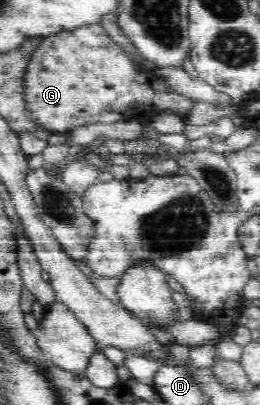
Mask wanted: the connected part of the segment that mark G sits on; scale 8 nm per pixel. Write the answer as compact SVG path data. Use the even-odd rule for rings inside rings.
M99 21L77 24L45 36L27 65L26 93L34 117L51 133L70 133L76 126L134 117L146 124L153 114L162 111L185 118L195 102L167 89L148 70L135 69Z

